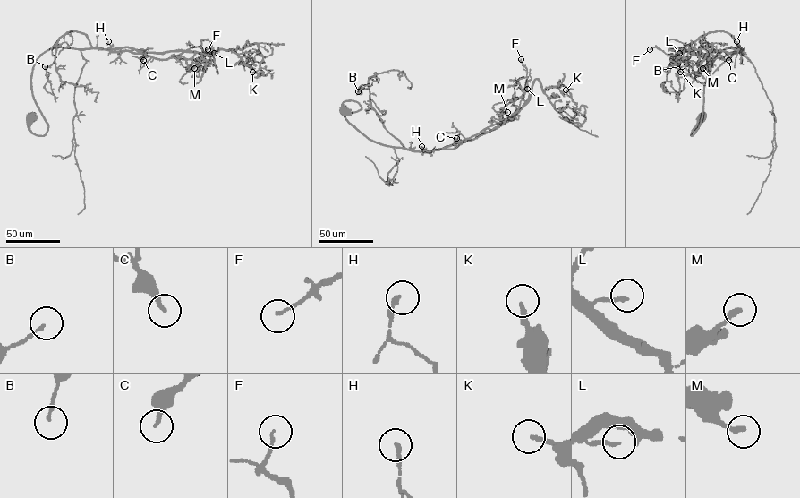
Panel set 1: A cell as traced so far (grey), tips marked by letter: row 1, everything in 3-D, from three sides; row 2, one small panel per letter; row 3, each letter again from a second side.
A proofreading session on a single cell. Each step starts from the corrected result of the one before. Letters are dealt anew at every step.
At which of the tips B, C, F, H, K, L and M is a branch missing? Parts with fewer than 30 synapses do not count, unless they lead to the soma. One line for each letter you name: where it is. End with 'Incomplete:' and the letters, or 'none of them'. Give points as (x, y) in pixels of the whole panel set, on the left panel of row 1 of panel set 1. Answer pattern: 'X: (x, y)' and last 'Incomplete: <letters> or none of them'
Incomplete: none of them

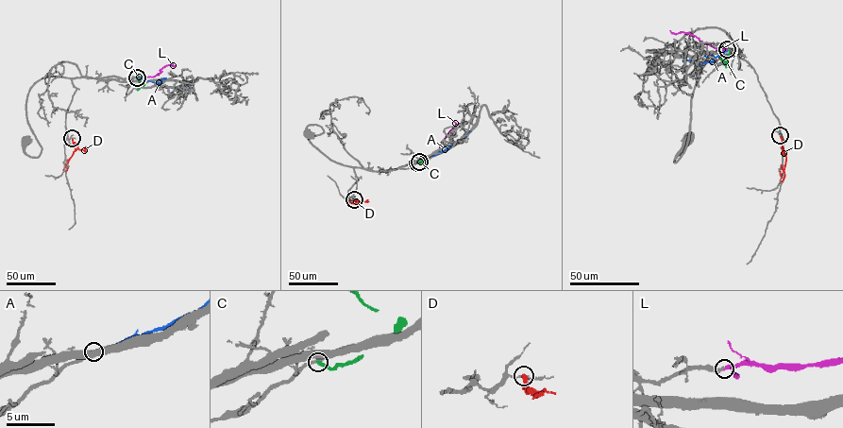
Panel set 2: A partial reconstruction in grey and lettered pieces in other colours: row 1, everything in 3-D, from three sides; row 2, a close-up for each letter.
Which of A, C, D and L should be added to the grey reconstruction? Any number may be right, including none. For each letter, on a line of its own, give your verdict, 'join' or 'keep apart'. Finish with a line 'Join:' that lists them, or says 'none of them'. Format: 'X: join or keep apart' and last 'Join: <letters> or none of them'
A: keep apart
C: keep apart
D: keep apart
L: join
Join: L

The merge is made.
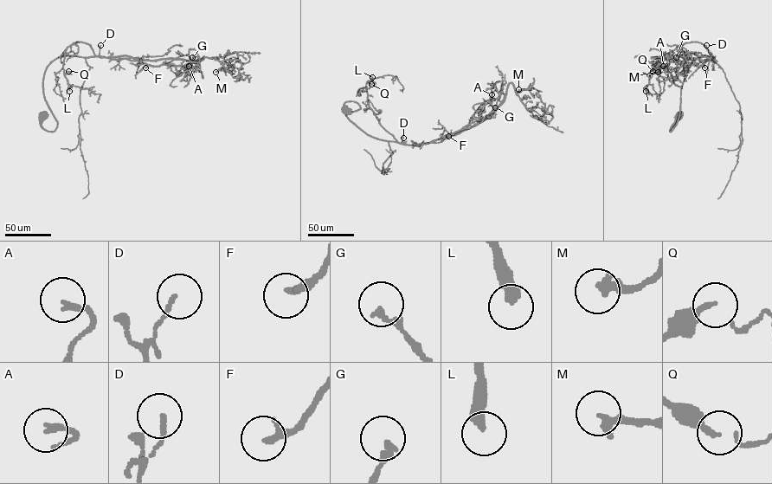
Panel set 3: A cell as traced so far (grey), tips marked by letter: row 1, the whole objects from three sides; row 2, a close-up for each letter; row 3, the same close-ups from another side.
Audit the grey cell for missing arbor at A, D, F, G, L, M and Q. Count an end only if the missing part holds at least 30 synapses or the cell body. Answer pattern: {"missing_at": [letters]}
{"missing_at": ["L"]}

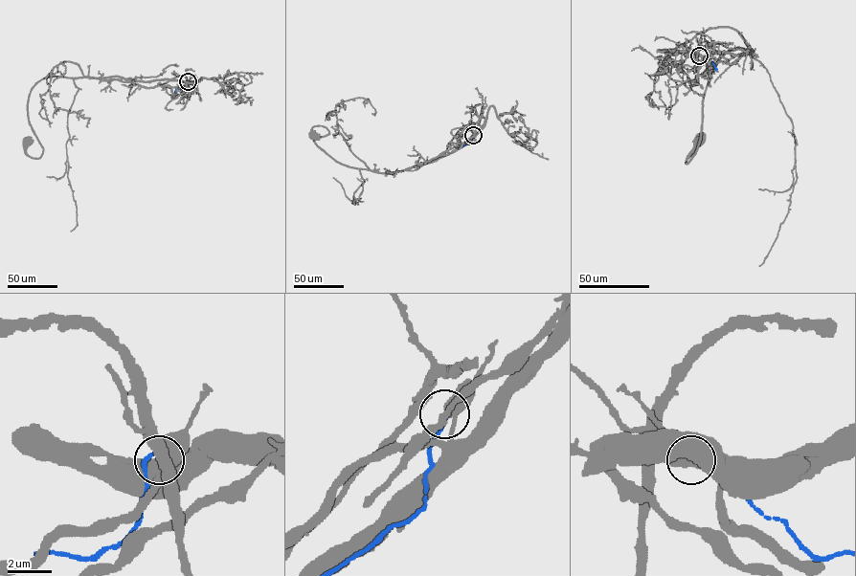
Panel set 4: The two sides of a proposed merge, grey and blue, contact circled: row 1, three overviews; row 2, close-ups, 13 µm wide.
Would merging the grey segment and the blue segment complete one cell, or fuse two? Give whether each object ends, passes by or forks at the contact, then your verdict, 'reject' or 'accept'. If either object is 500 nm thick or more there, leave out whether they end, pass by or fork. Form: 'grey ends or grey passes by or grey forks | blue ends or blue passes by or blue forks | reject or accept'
grey passes by | blue ends | reject

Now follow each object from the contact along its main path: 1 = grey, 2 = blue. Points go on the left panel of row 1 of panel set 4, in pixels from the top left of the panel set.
1: (188, 81), (44, 77), (33, 88), (28, 105), (29, 124), (43, 148), (39, 158), (26, 153), (28, 142)
2: (188, 81), (186, 86), (177, 87), (175, 92)

